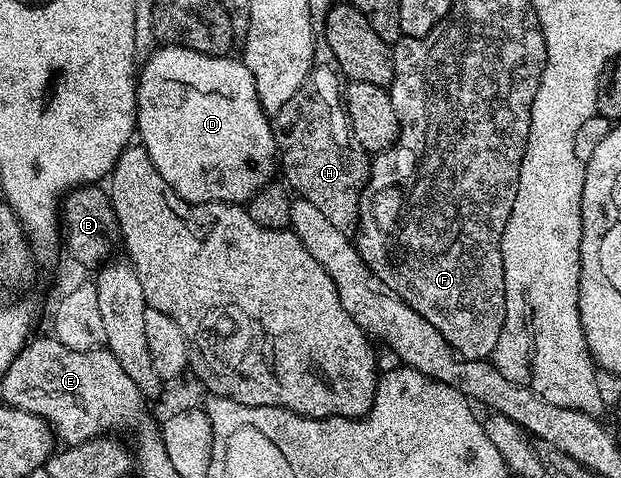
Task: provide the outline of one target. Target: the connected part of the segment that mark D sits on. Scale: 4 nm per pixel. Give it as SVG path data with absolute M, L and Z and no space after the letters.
M161 45L153 49L151 53L143 59L138 70L136 79L136 134L139 145L146 148L154 168L158 168L158 176L170 184L172 193L187 202L230 202L233 204L247 203L253 198L263 186L273 181L278 170L276 141L272 135L272 123L269 115L264 113L262 104L258 100L258 94L254 88L254 76L250 76L250 68L239 57L221 56L215 58L202 52L194 52L190 48L181 46Z

